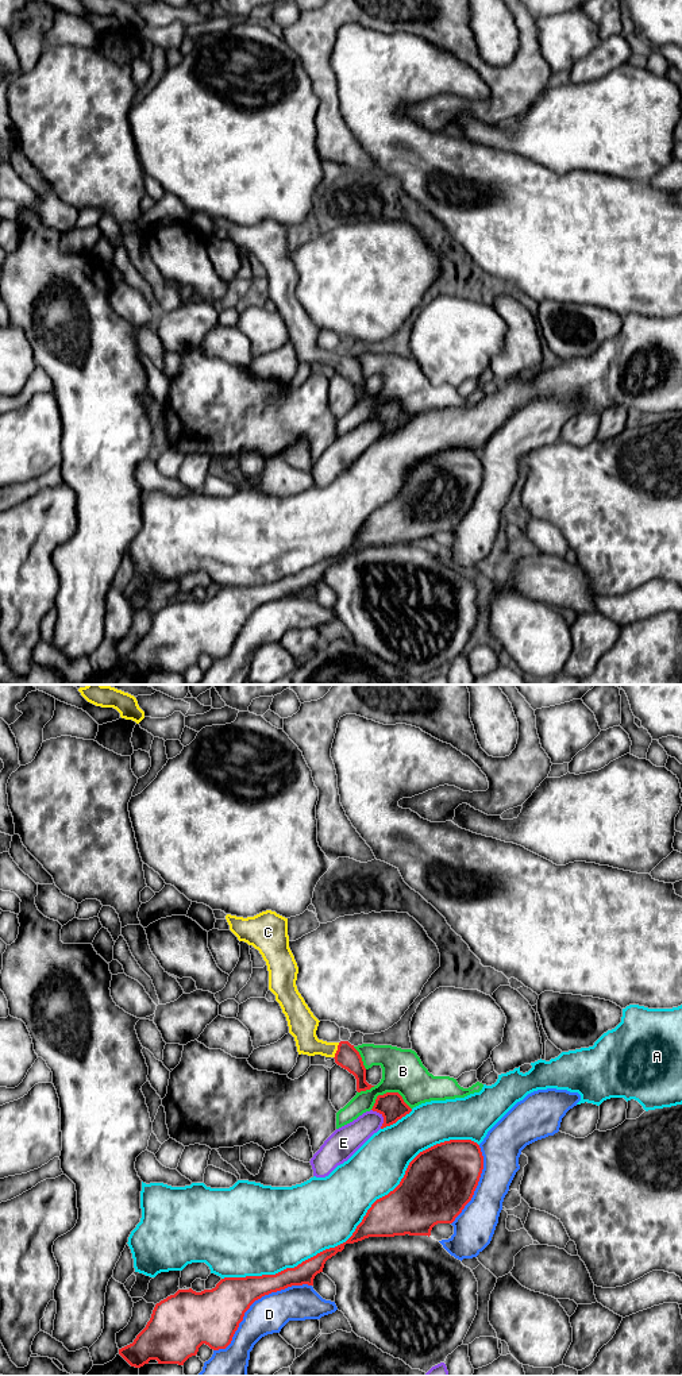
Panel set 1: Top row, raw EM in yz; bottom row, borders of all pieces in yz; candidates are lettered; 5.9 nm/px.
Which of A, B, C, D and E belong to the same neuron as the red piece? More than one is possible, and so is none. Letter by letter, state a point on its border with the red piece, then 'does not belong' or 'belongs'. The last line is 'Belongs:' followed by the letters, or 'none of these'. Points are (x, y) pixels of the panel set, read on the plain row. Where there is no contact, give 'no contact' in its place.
A: yz (357, 535) | does not belong
B: yz (389, 401) | does not belong
C: yz (336, 359) | belongs
D: yz (254, 609) | does not belong
E: yz (382, 424) | does not belong
Belongs: C

